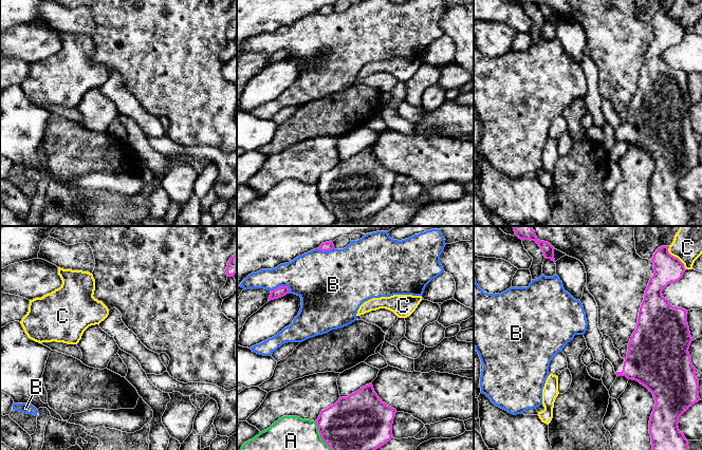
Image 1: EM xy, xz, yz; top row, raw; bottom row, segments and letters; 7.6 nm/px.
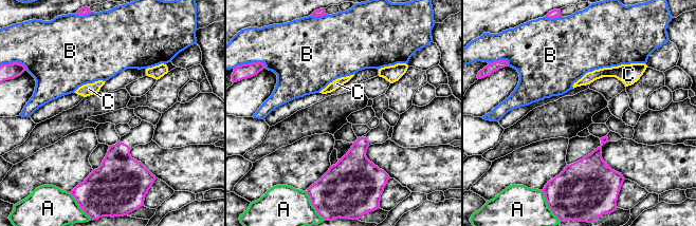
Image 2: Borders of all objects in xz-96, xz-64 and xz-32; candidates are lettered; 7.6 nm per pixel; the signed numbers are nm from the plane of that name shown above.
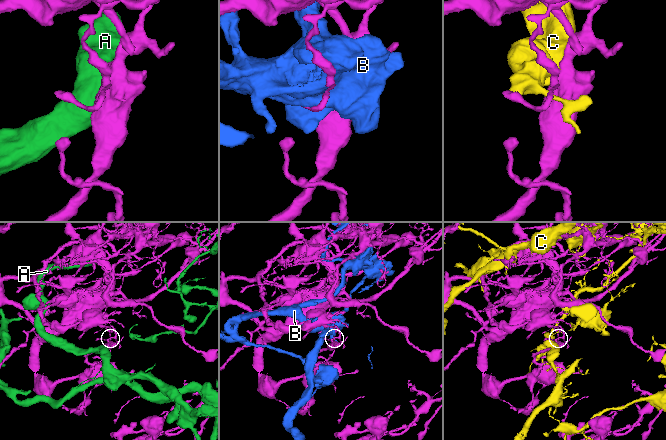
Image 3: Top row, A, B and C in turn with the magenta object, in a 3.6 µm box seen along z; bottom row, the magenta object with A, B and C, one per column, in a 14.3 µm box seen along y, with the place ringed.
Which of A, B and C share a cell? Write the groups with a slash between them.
A / B / C

